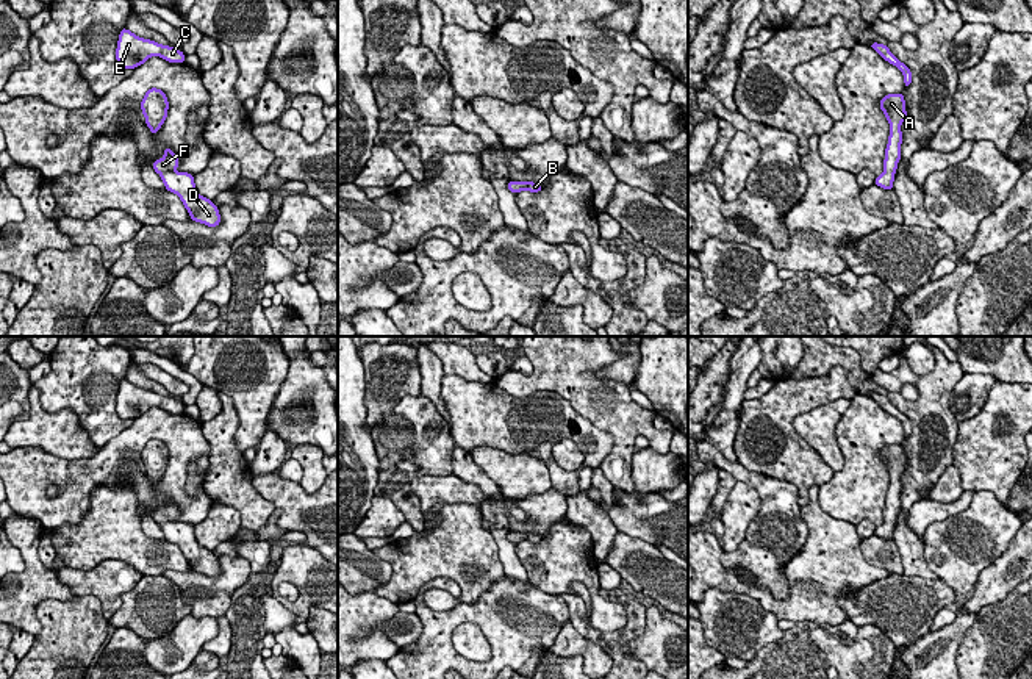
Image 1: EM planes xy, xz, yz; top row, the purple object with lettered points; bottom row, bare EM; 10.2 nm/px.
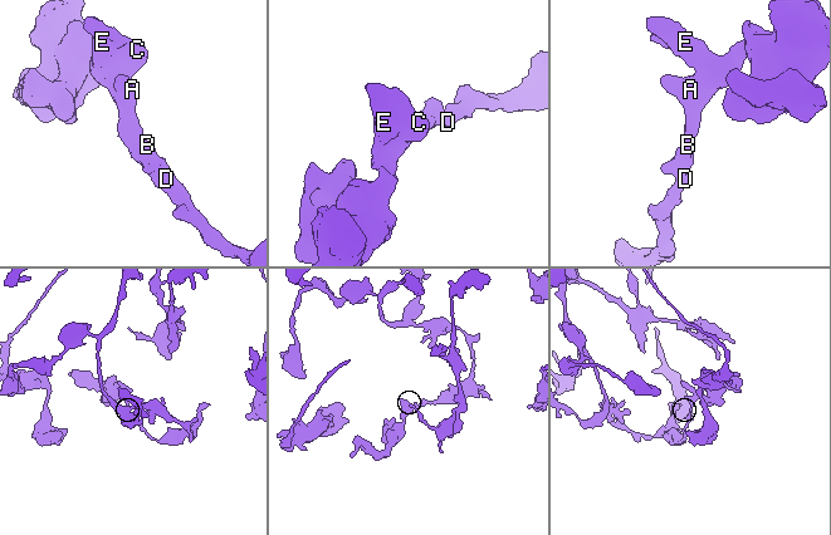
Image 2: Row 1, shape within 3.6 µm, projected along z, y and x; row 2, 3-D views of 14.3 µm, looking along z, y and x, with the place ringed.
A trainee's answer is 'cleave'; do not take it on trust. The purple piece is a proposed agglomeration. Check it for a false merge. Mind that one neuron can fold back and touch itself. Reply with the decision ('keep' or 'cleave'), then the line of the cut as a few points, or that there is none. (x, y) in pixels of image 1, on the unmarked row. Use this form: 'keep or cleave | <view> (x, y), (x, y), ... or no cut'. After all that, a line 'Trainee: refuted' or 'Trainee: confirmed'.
keep | no cut
Trainee: refuted

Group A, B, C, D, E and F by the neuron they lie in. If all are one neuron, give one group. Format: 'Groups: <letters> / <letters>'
Groups: A B C D E F

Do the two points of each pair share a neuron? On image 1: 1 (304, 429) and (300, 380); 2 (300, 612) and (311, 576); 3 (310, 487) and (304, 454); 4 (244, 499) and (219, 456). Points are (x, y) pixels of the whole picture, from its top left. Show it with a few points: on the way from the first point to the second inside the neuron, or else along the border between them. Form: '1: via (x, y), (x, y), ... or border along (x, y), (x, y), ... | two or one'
1: via (308, 416), (316, 405), (307, 393) | one
2: via (304, 603), (311, 592), (311, 585) | one
3: via (310, 479), (310, 462) | one
4: via (235, 488), (229, 482), (227, 467) | one

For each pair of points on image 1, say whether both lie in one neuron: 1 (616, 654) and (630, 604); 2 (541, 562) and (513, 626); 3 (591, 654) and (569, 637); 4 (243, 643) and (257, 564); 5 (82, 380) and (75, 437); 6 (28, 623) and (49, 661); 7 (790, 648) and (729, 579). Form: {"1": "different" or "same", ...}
{"1": "same", "2": "different", "3": "same", "4": "same", "5": "different", "6": "different", "7": "different"}

